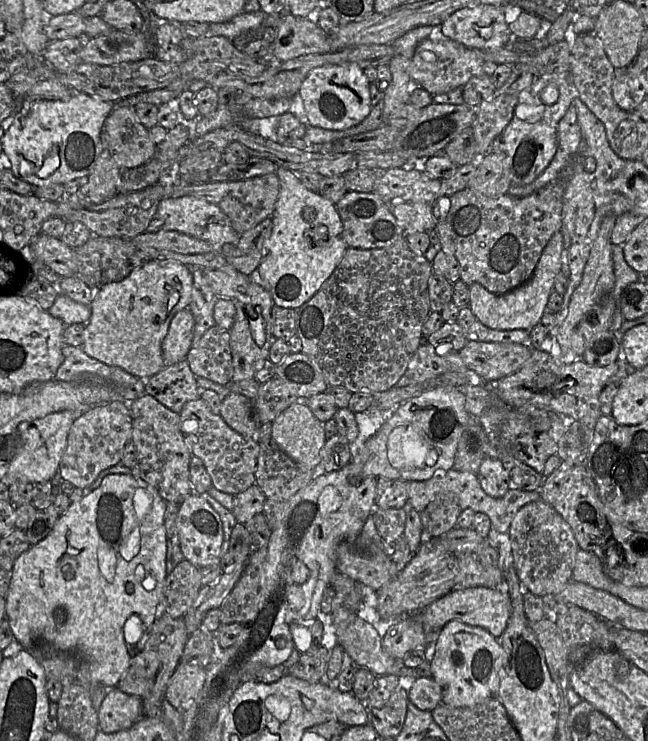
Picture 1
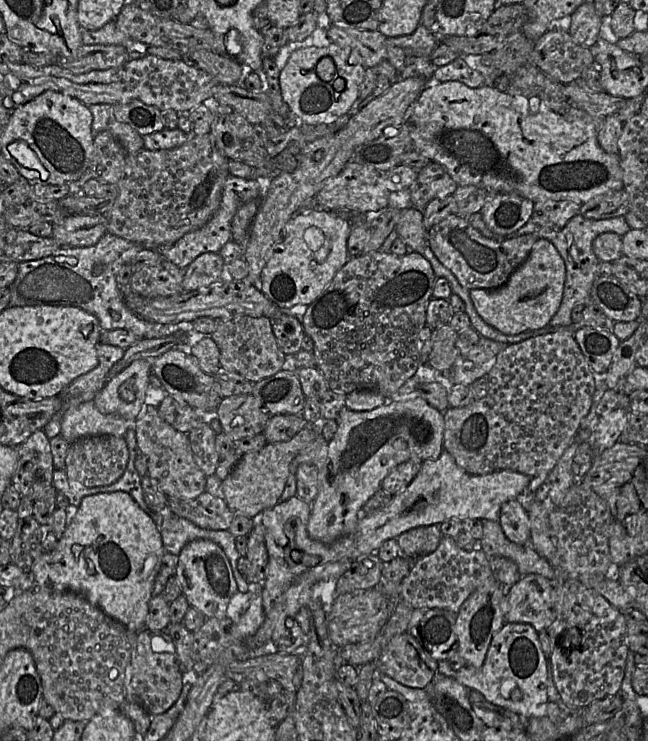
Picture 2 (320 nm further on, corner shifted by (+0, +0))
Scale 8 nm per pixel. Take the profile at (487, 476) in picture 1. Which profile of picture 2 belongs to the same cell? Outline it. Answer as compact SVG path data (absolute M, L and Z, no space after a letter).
M511 499L501 505L499 522L506 537L517 544L530 544L530 520L526 509Z

